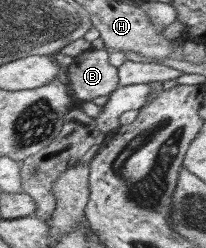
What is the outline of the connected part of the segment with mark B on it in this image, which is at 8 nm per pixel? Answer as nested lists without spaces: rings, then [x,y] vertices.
[[[85,50],[68,66],[69,90],[83,101],[109,96],[119,86],[118,68],[109,63],[109,50]]]

